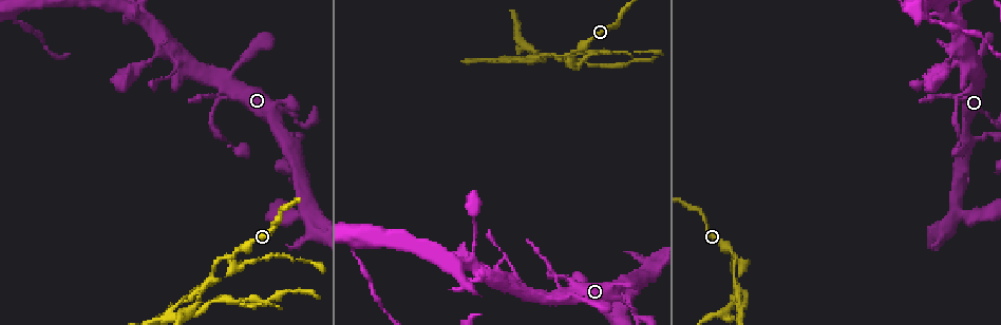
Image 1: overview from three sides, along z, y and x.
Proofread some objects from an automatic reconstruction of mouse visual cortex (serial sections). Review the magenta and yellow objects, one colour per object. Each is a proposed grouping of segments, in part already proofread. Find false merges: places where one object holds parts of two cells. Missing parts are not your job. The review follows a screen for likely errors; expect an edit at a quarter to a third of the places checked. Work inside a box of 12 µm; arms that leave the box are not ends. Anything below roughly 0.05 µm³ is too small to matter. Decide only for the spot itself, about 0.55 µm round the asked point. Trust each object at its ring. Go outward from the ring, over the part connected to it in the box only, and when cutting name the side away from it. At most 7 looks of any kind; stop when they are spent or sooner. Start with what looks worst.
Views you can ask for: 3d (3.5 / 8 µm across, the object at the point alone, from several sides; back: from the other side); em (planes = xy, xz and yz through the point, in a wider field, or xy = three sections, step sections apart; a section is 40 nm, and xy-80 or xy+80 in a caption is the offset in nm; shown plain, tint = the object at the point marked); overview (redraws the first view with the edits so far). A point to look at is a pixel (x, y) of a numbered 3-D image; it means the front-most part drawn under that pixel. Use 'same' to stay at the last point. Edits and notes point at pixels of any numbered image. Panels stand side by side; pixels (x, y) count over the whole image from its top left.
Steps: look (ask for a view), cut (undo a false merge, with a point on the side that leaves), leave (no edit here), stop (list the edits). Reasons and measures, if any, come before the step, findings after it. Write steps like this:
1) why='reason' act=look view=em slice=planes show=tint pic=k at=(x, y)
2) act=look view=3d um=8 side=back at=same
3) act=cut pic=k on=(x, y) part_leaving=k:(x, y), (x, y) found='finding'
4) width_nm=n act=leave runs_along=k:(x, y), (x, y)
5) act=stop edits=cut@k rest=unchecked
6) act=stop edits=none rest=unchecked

why='arms run side by side' act=look view=3d um=3.5 pic=1 at=(540, 54)

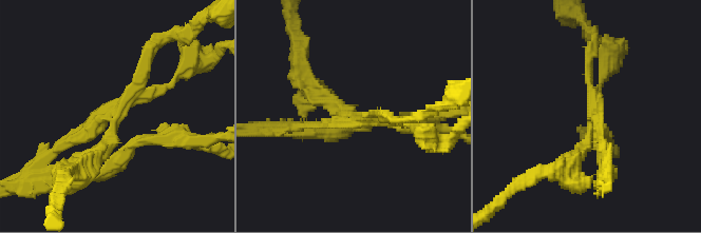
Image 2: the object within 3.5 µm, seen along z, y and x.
arms=4 arm_widths_nm=100,150,150,150 act=look view=em slice=planes show=tint pic=2 at=(596, 104)

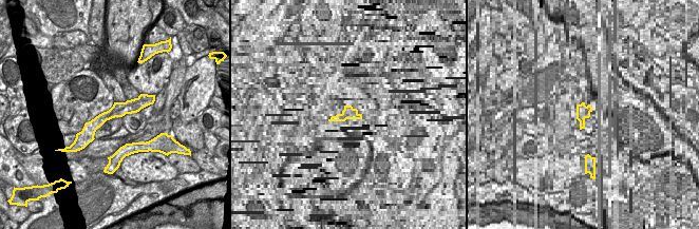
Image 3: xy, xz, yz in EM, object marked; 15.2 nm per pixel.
act=cut pic=2 on=(602, 68) border=3:(125, 102), (118, 103), (111, 110) found='a second cell is stuck on'

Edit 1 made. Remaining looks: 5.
why='redraw' act=look view=overview

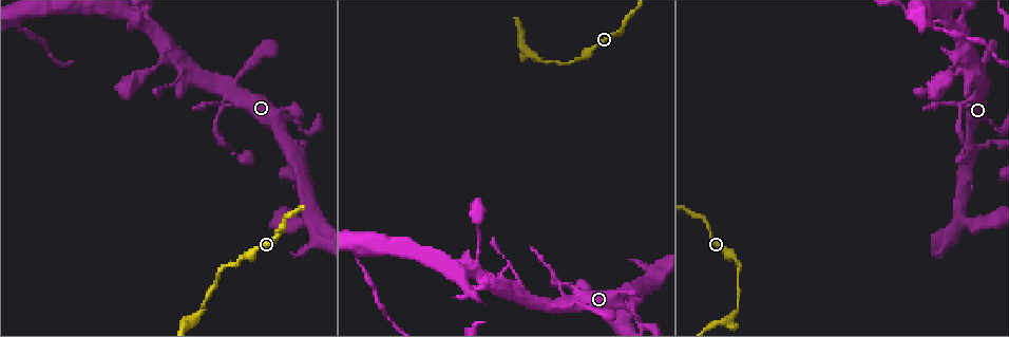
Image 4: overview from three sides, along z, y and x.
why='three-way junction' act=look view=3d um=3.5 pic=4 at=(135, 18)

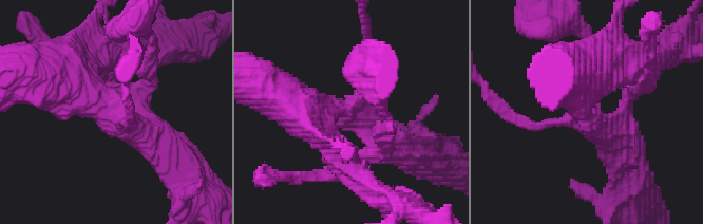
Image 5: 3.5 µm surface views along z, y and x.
arms=3 arm_widths_nm=150,450,500 act=look view=em slice=xy step=3 show=tint pic=5 at=(115, 117)

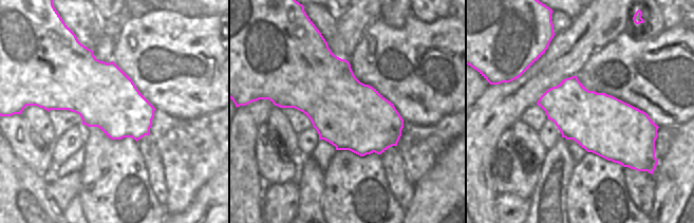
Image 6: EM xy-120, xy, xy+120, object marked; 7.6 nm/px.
act=leave runs_along=5:(167, 148), (106, 113), (60, 71) found='continuous, no second cell'

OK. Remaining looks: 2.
act=stop edits=cut@2 rest=unchecked

